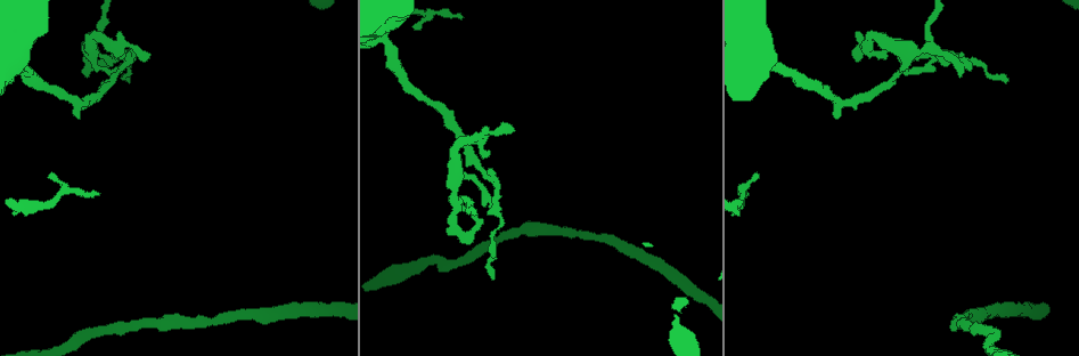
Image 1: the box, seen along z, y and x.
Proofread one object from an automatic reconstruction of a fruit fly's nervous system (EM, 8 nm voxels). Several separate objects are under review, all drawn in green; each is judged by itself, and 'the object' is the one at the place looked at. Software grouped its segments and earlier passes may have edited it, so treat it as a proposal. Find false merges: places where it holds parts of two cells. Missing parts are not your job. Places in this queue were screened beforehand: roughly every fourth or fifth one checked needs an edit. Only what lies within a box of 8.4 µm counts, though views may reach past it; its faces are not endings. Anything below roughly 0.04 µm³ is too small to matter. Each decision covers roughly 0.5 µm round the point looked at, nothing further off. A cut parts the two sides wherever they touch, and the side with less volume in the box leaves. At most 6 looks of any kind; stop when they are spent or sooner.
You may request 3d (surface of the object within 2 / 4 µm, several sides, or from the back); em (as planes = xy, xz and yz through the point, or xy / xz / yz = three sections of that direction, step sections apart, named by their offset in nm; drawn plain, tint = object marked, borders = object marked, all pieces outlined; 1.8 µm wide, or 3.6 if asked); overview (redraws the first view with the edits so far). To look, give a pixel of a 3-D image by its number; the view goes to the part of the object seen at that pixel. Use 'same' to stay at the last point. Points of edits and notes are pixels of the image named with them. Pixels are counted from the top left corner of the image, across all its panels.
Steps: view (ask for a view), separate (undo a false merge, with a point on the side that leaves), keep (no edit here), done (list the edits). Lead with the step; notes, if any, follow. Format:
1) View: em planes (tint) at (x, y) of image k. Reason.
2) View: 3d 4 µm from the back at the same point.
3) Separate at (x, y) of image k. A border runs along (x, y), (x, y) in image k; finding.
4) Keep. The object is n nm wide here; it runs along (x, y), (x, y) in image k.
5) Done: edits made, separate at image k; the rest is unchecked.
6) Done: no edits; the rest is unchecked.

View: em 3.6 µm planes (tint) at (470, 139) of image 1. Sharp bend.

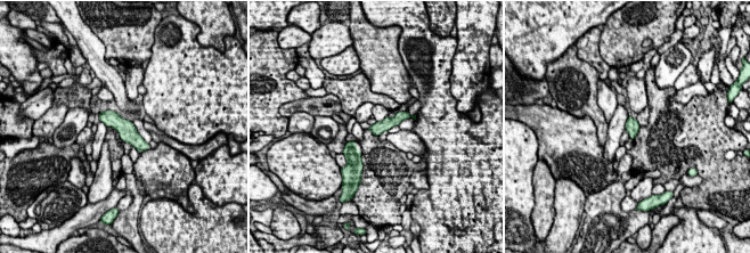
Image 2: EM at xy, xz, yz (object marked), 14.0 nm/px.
Keep. The object is 180 nm wide here; it runs along (102, 115), (115, 120), (146, 146) in image 2; all the same cell.

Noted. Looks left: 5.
View: 3d 4 µm at (213, 321) of image 1. A narrow waist.

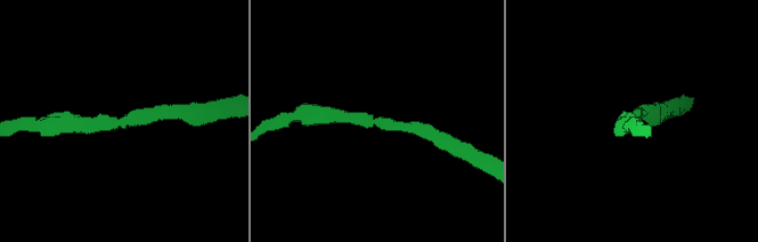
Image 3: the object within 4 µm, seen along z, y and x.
View: em planes (tint) at (377, 123) of image 3. The arms are 180, 280 nm wide; need the tissue.

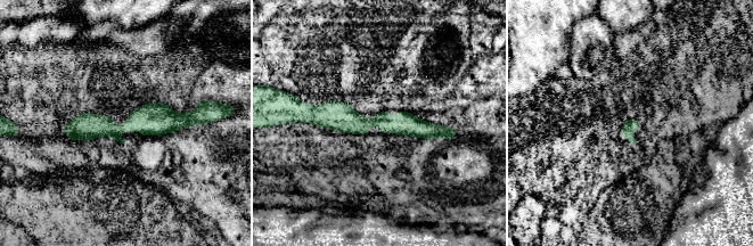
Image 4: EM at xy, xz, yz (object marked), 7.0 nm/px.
Keep. It runs along (311, 120), (386, 121), (448, 131) in image 4; one cell here.

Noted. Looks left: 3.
View: 3d 4 µm at (759, 66) of image 1. Thick turns thin.

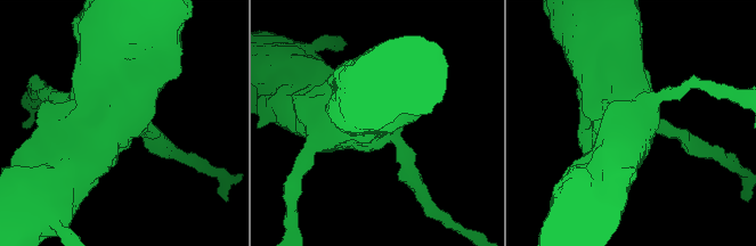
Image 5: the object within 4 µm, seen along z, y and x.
View: em 3.6 µm planes (plain) at the same point.

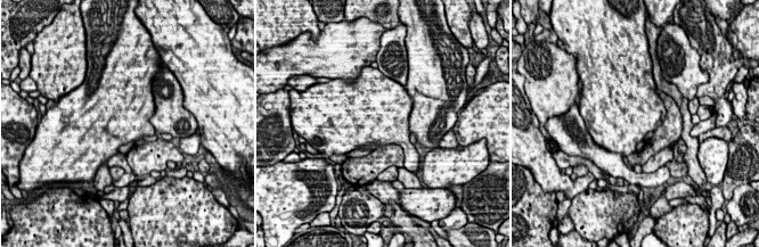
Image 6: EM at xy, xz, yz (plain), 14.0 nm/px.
View: em 3.6 µm planes (tint) at the same point.

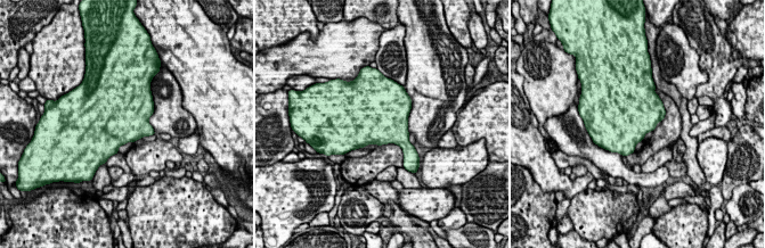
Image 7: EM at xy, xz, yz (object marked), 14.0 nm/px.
Keep. The object is 650 nm wide here; all the same cell.

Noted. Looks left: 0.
Done: no edits; the rest is unchecked.

